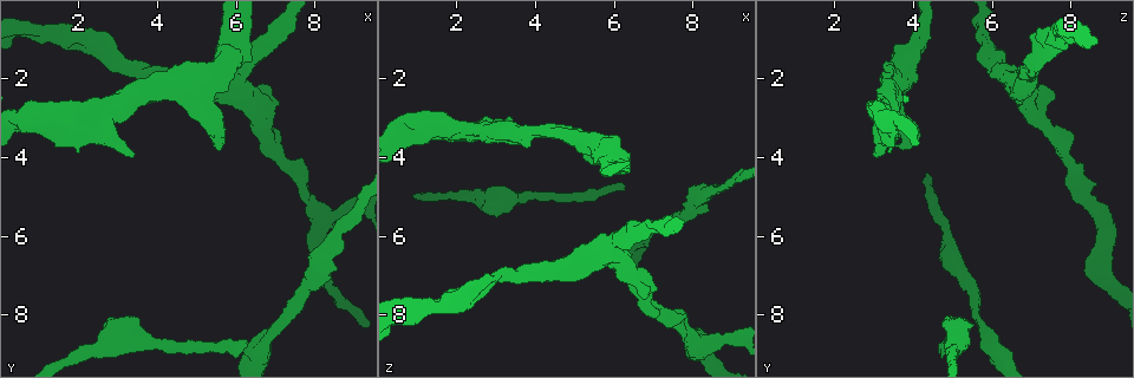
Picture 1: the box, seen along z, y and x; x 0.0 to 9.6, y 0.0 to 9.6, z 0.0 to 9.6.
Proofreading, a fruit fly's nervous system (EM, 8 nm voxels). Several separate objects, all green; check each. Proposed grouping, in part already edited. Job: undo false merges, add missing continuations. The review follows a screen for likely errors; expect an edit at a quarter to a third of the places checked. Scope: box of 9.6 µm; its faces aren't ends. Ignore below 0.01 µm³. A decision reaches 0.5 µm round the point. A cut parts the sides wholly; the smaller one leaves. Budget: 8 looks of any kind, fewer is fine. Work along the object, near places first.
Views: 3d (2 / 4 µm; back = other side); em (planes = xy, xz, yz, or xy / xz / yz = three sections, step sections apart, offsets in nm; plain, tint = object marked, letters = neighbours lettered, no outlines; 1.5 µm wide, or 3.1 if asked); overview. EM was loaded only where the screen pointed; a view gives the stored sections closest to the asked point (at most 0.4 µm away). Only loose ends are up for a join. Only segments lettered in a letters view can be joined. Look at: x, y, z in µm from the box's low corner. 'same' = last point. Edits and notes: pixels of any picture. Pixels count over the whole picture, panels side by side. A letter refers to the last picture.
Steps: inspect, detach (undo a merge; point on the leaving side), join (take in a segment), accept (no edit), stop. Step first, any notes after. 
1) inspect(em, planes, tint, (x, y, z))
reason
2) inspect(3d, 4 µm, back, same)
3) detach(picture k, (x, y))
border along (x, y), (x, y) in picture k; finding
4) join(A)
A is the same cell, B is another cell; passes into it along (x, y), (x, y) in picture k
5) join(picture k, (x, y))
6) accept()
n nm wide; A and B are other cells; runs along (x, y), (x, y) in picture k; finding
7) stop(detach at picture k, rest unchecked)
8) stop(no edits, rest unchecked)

inspect(em, planes, letters, (5.45, 3.70, 3.60))
stops while still wide

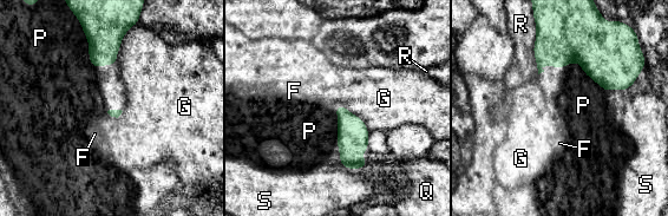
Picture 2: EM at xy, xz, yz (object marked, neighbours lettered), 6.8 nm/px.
accept()
F, G, P, Q, R and S are other cells; border along (335, 105), (338, 119) in picture 2; no lettered segment goes on from it

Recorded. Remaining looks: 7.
inspect(em, planes, letters, (3.25, 1.80, 7.00))
arms part here

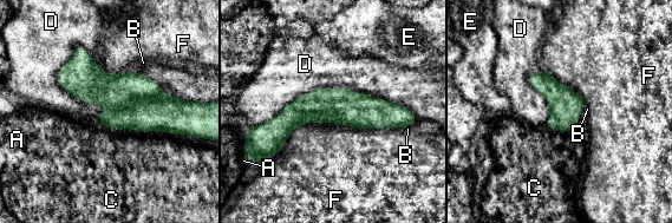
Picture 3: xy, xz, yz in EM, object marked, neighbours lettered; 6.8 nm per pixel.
accept()
D touches over 1100 nm; A, B, C, D, E and F are other cells; border along (412, 112), (313, 89), (255, 126) in picture 3; continuous, no second neuron

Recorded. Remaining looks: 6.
inspect(em, xz, step 8, tint, (3.40, 3.90, 3.10))
branch stops here

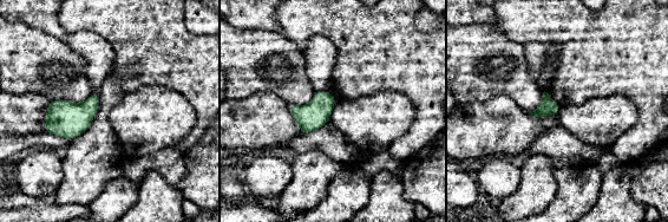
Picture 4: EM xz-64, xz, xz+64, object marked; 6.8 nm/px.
inspect(em, xy, step 4, tint, same)
another direction

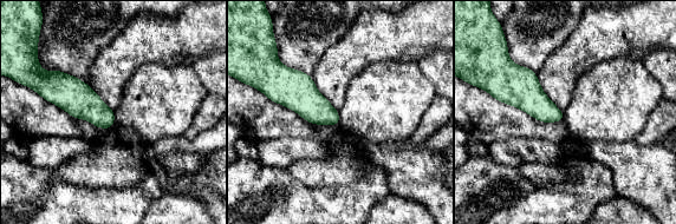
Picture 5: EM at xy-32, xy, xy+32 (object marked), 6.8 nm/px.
inspect(em, xy, step 4, letters, same)
what lies round it

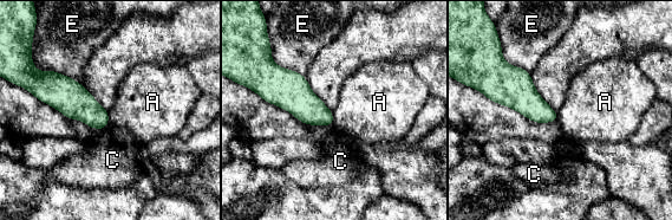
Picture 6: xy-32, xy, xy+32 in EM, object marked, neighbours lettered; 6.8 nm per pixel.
accept()
A, C and E are other cells; border along (331, 111), (333, 125) in picture 6; no lettered segment goes on from it

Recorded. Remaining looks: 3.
stop(no edits, rest unchecked)

